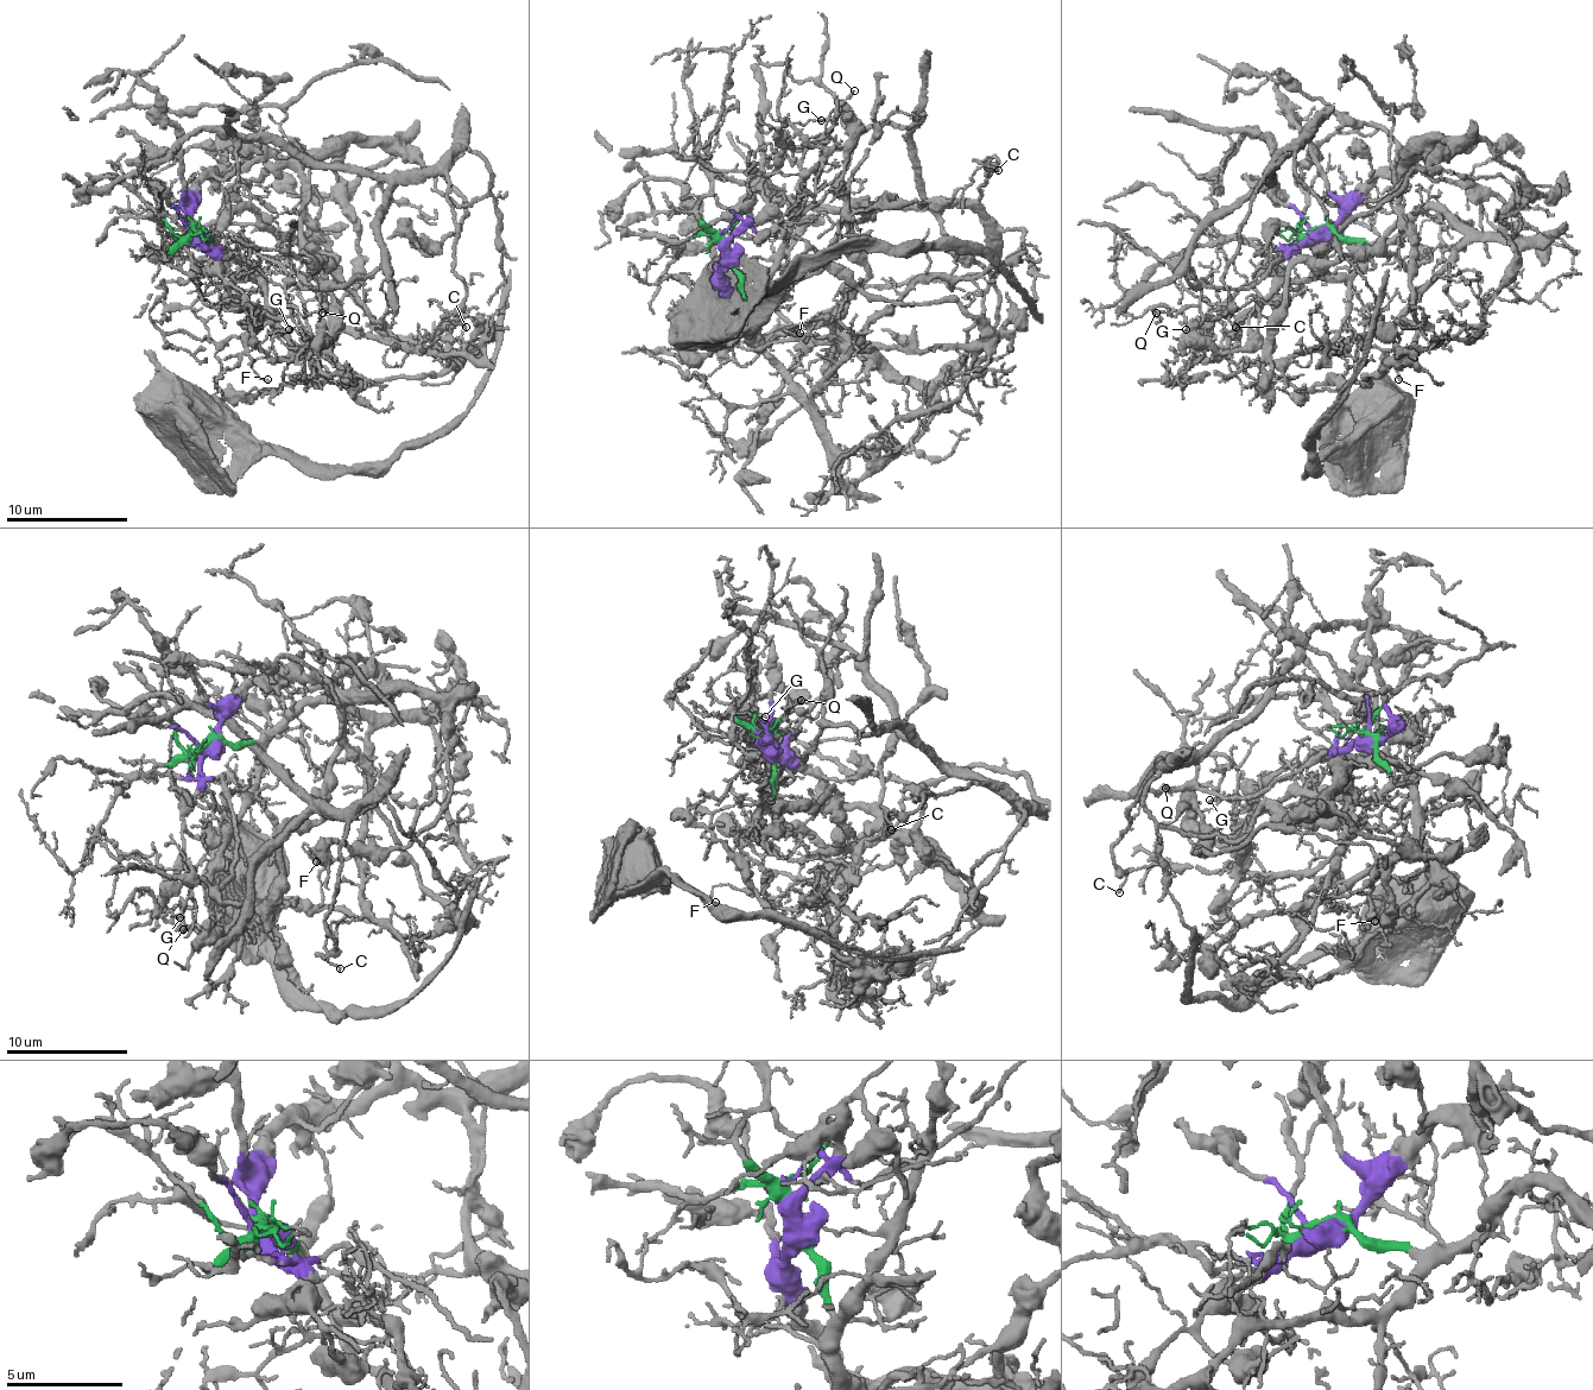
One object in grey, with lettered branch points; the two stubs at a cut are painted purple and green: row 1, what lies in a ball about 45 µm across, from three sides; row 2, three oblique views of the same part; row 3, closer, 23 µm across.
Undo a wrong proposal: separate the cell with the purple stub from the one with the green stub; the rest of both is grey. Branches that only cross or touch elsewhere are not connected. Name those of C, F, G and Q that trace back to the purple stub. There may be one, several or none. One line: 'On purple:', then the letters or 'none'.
On purple: C

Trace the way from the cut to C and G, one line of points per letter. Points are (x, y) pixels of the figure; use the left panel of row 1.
C: (195, 231), (207, 250), (250, 244), (298, 285), (349, 283), (383, 261), (398, 185), (443, 174), (465, 328)
G: (195, 228), (234, 273), (265, 291), (265, 313), (292, 349), (289, 359), (275, 359), (261, 343), (289, 328)

